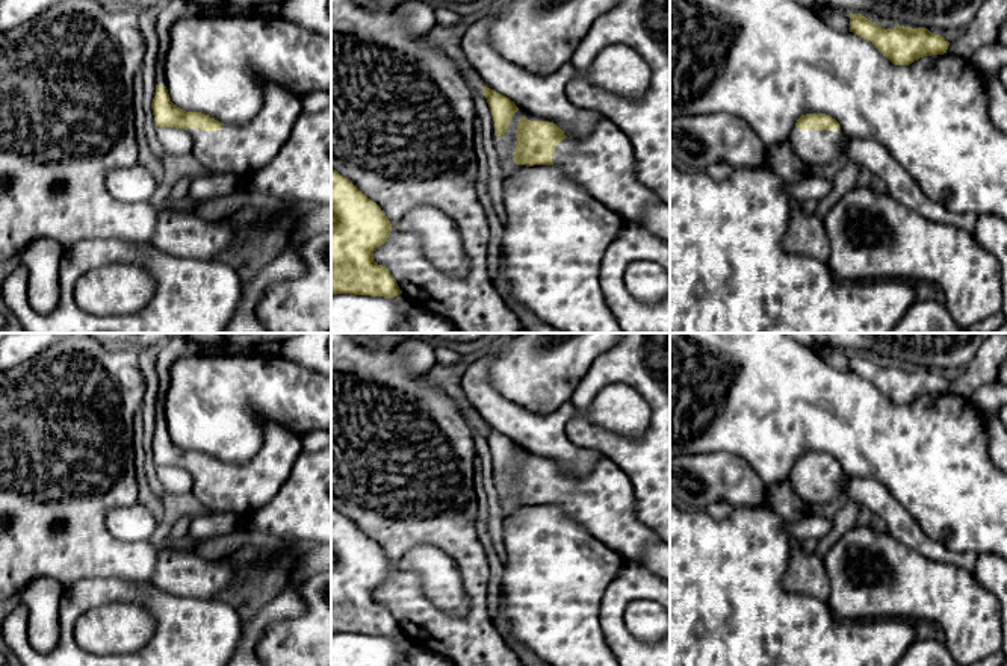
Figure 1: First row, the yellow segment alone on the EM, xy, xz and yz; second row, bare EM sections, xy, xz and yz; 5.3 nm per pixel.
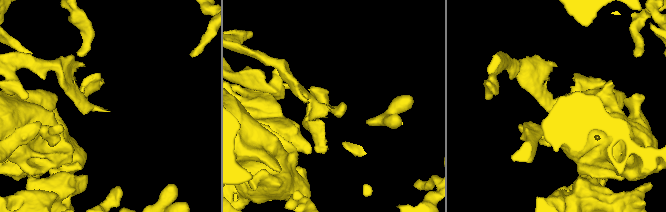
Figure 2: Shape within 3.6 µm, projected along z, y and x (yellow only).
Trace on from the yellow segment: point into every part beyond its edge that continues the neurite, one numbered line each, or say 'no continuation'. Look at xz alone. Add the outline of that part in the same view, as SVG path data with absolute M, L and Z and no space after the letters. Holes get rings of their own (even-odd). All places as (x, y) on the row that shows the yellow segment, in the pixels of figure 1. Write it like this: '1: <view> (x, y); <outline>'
1: xz (604, 164); M602 118L584 139L562 139L552 162L599 203L626 221L644 227L650 206L662 203L635 174L631 139L608 118Z

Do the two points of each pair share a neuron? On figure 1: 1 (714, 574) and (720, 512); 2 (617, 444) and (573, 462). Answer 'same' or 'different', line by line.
1: different
2: different

